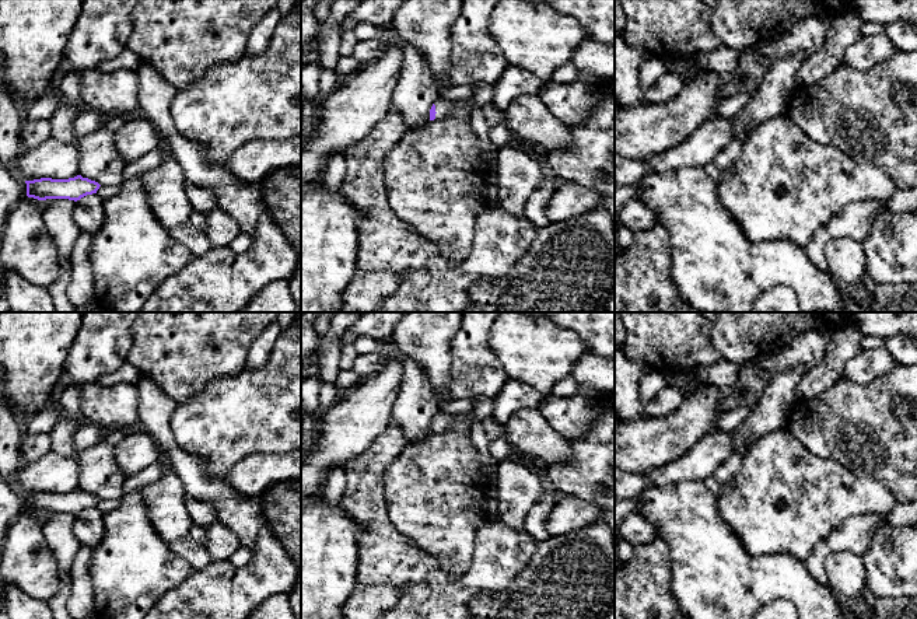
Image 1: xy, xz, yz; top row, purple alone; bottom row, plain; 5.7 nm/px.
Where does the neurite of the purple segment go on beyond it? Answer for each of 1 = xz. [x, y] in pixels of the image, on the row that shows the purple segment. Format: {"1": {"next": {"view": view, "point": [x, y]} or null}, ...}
{"1": {"next": {"view": "xz", "point": [443, 107]}}}

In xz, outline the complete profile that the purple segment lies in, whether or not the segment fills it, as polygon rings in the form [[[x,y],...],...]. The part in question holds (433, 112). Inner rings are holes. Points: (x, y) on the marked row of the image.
[[[438,98],[430,109],[430,120],[442,120],[454,111],[454,108],[455,104],[452,101]]]

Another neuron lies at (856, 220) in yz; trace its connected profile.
[[[881,200],[854,202],[847,206],[840,214],[830,218],[823,225],[809,244],[804,248],[809,260],[820,270],[829,273],[825,249],[834,238],[853,238],[857,242],[864,242],[869,235],[875,216],[885,206]]]

